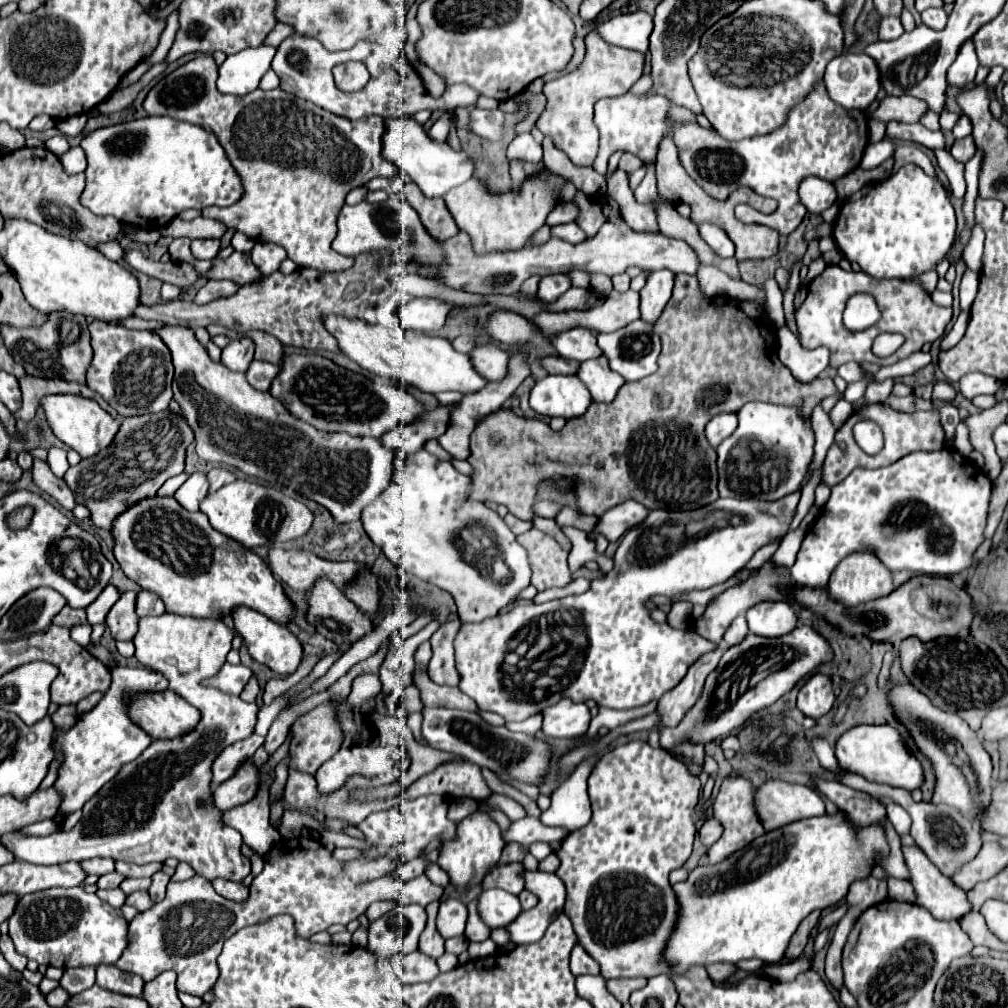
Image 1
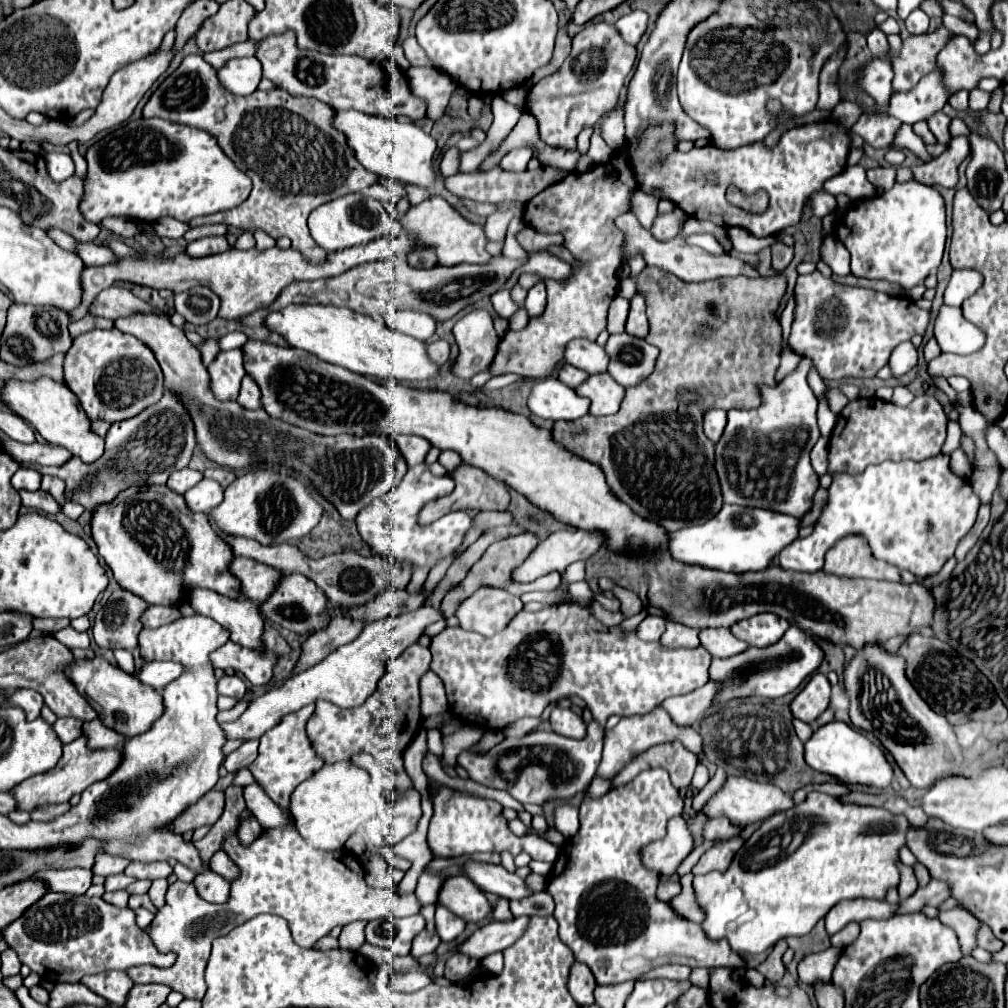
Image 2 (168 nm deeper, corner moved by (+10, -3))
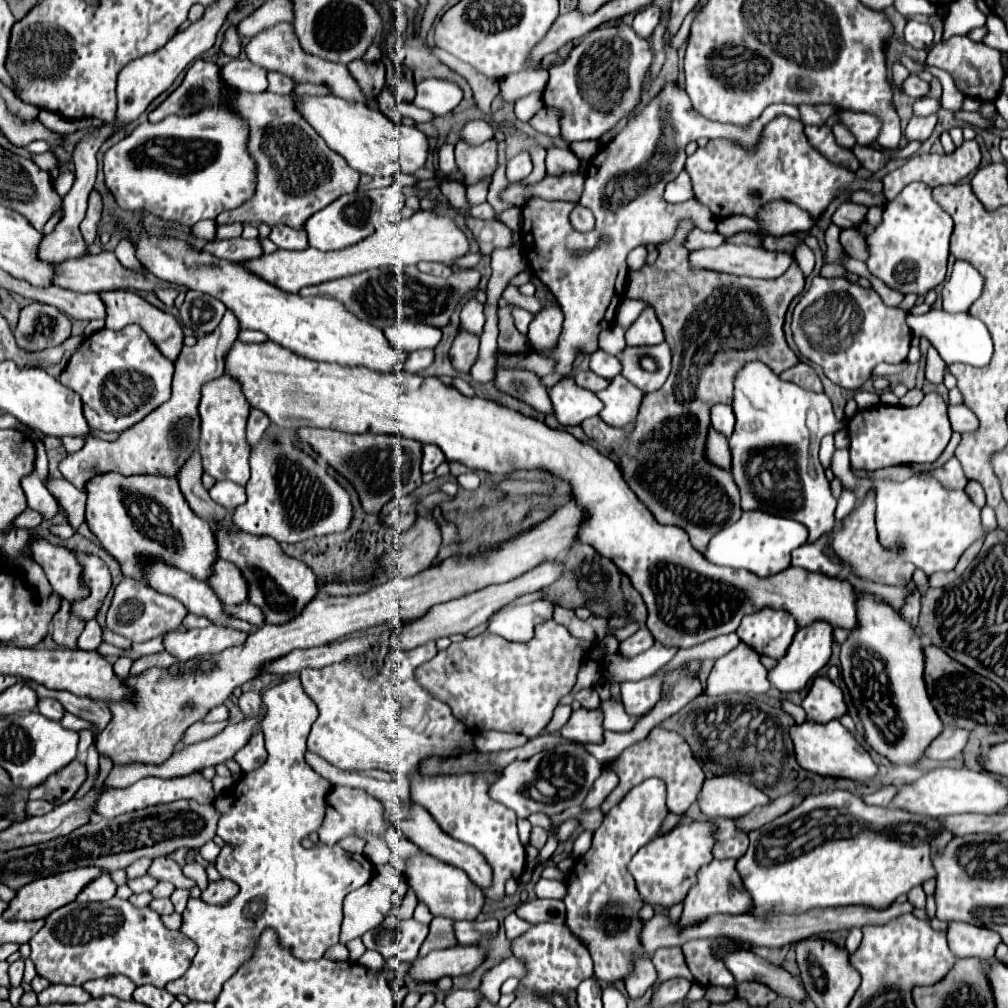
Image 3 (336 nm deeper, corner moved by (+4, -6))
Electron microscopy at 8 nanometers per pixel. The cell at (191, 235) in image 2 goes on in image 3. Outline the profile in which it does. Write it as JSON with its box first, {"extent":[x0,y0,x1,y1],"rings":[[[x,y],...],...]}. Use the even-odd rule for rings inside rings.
{"extent":[215,224,241,240],"rings":[[[227,224],[227,226],[217,226],[215,238],[223,240],[223,238],[239,238],[241,236],[241,224]]]}

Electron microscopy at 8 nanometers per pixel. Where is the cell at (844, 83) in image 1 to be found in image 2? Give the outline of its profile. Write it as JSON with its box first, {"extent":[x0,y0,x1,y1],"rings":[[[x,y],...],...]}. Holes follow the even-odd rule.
{"extent":[859,59,893,105],"rings":[[[875,59],[865,67],[863,77],[859,81],[859,87],[863,91],[867,91],[877,104],[884,105],[888,103],[891,93],[893,93],[891,79],[893,79],[891,63]]]}

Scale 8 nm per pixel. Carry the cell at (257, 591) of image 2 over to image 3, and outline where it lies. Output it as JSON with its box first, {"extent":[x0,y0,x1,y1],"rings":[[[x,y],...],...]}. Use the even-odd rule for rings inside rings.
{"extent":[209,560,249,606],"rings":[[[217,560],[213,566],[213,574],[209,578],[209,586],[217,592],[221,602],[227,606],[249,602],[245,576],[233,566],[233,562]]]}

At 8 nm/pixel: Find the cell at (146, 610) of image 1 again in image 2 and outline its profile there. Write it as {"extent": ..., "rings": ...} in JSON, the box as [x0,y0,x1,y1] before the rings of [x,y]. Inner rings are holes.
{"extent":[143,605,181,627],"rings":[[[151,605],[143,615],[145,627],[161,627],[181,617],[179,607],[163,607],[163,605]]]}

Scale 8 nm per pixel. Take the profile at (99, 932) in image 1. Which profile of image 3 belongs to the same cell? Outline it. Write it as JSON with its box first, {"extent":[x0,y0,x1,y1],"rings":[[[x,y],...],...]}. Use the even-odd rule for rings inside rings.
{"extent":[29,898,197,988],"rings":[[[111,898],[109,902],[69,902],[45,918],[45,926],[29,940],[31,960],[37,974],[51,984],[81,986],[87,980],[125,974],[137,986],[153,984],[163,988],[167,982],[181,978],[197,946],[179,934],[167,930],[159,914],[151,908],[135,908],[127,900]]]}

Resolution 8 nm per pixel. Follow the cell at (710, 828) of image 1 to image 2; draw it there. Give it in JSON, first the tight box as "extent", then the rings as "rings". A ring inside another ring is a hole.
{"extent":[705,817,741,839],"rings":[[[727,817],[709,819],[705,823],[705,839],[731,839],[741,833],[741,827],[731,823]]]}

